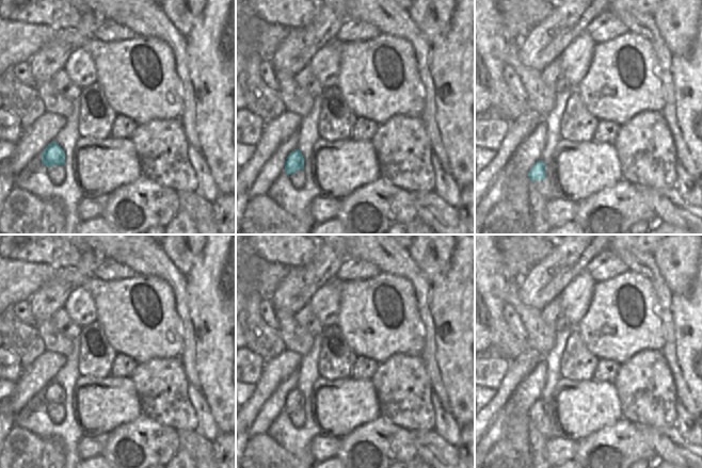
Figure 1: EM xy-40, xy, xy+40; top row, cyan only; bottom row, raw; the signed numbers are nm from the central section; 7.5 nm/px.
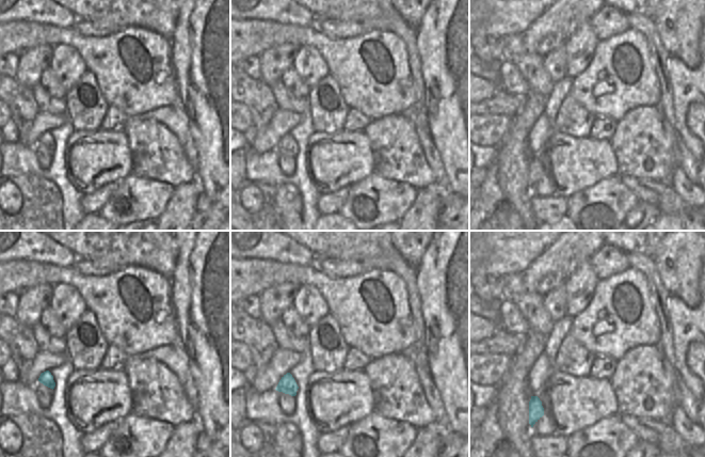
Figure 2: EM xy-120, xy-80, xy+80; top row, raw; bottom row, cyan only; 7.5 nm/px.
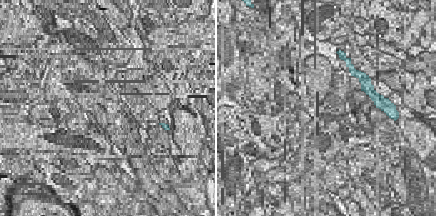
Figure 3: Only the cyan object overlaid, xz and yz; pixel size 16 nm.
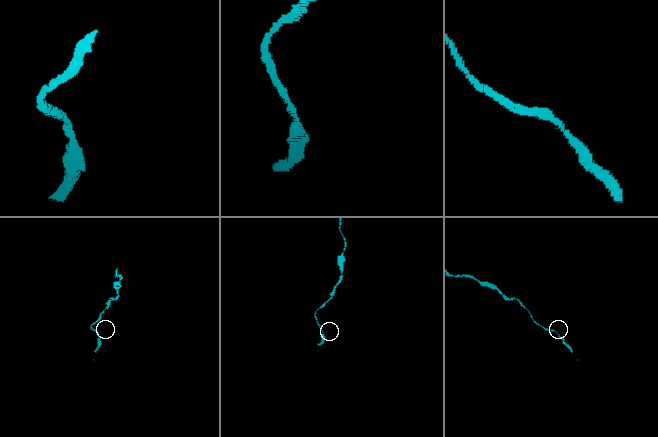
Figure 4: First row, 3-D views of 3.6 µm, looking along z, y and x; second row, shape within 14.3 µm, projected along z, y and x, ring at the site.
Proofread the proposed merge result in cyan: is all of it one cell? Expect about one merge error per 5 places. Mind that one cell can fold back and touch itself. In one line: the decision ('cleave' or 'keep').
keep

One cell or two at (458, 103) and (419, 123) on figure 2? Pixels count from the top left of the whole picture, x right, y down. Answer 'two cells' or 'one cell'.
two cells

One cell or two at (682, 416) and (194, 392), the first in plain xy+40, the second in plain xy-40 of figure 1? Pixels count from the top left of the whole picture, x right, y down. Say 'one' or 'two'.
one

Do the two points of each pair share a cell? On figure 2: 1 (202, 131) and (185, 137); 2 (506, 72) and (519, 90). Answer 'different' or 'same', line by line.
1: different
2: same

